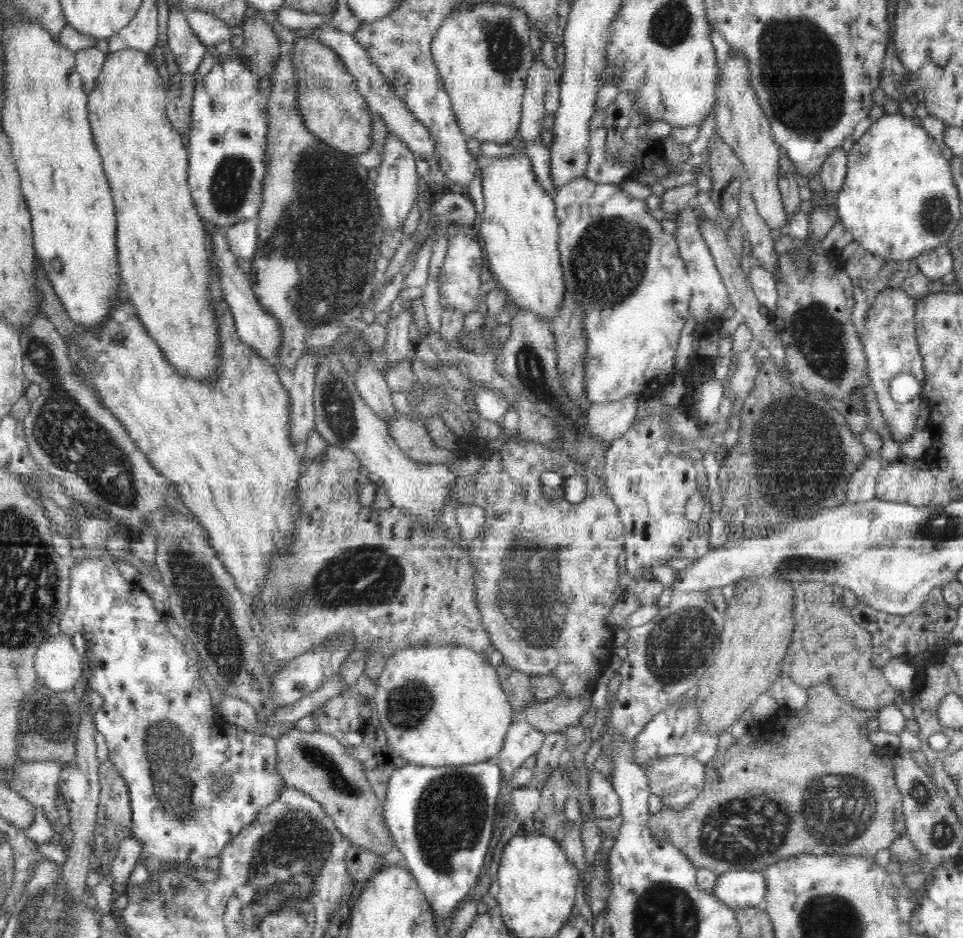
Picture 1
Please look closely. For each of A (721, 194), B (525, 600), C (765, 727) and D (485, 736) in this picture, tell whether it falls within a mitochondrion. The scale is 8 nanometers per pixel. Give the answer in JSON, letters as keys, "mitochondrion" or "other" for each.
{"A":"other","B":"mitochondrion","C":"other","D":"other"}

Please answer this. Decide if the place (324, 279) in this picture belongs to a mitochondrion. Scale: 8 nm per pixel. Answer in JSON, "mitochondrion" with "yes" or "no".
{"mitochondrion":"yes"}

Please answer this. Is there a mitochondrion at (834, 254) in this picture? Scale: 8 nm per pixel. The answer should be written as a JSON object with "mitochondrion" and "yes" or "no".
{"mitochondrion":"no"}

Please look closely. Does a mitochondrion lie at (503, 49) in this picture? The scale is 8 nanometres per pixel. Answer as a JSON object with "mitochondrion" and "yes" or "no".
{"mitochondrion":"yes"}

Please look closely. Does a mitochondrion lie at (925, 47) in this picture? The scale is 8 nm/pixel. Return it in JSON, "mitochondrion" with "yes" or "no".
{"mitochondrion":"no"}

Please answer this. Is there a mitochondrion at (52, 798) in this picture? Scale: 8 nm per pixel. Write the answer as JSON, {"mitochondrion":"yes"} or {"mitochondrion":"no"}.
{"mitochondrion":"no"}

